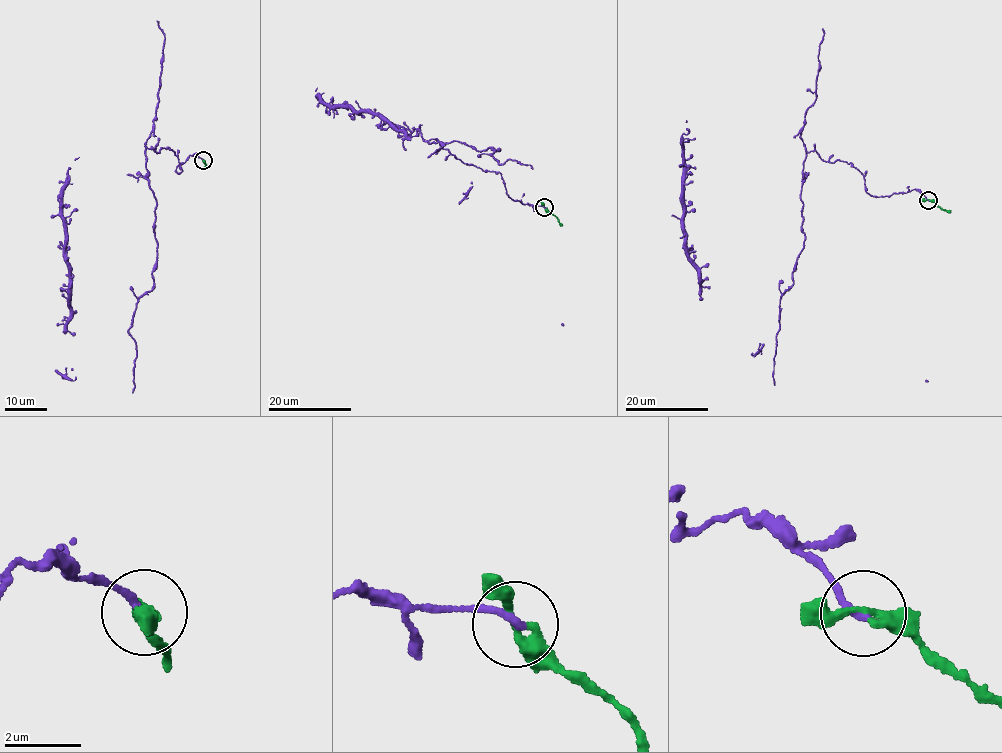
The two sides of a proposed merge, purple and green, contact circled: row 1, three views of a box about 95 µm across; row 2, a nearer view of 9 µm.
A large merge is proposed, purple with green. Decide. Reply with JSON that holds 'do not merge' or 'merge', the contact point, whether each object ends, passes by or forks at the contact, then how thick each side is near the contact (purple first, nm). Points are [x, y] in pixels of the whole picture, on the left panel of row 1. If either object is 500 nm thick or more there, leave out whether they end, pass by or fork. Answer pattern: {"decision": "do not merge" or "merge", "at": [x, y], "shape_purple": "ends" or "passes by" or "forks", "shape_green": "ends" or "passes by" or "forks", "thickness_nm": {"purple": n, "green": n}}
{"decision": "merge", "at": [203, 160], "shape_purple": "ends", "shape_green": "passes by", "thickness_nm": {"purple": 220, "green": 280}}

